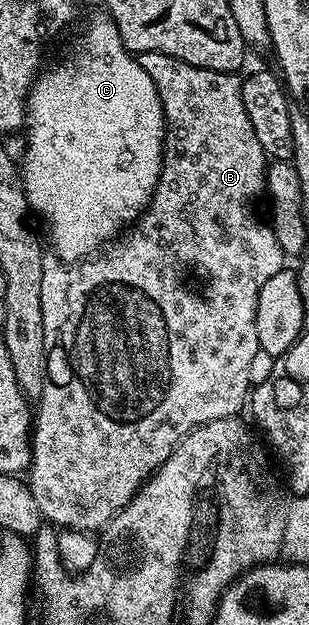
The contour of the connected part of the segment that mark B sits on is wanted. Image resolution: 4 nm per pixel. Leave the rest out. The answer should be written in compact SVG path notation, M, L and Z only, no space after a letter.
M141 54L138 55L138 60L145 68L145 72L149 72L149 76L153 80L153 84L159 93L159 99L163 105L163 118L167 122L167 136L163 139L163 167L159 173L157 180L157 188L151 197L151 203L147 205L147 209L143 211L141 217L130 227L129 232L122 236L116 237L114 241L102 247L101 252L96 253L90 258L84 258L82 262L68 264L62 262L54 252L47 252L43 255L43 271L41 272L41 312L43 313L43 327L45 328L45 356L47 357L47 375L45 376L45 384L43 391L39 393L37 399L37 409L33 414L33 433L31 436L31 469L29 471L29 485L33 492L33 500L37 500L39 505L40 515L44 519L50 520L56 527L70 528L72 531L80 532L95 532L107 525L116 514L126 505L132 497L138 493L140 487L148 478L158 469L160 465L167 459L167 455L174 449L176 443L182 441L184 437L196 426L201 426L209 421L225 420L226 418L234 418L240 413L238 411L244 409L245 403L249 398L249 391L252 389L251 381L249 380L249 368L253 361L253 356L257 356L259 349L257 338L257 302L258 293L261 288L265 287L277 272L284 269L285 255L281 244L277 244L277 236L271 231L271 223L266 217L259 215L259 198L264 197L267 188L267 168L269 159L266 152L261 148L261 143L257 140L257 136L253 132L253 123L249 121L249 112L245 112L245 100L241 100L241 88L243 87L243 78L238 73L226 74L225 72L217 72L209 68L197 68L193 64L185 64L176 58L170 58L164 54Z

